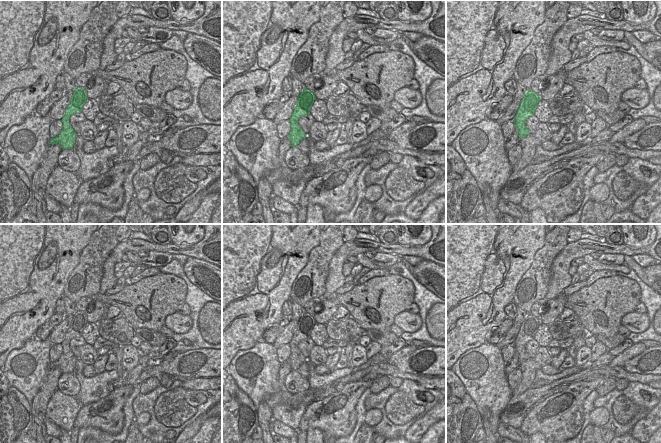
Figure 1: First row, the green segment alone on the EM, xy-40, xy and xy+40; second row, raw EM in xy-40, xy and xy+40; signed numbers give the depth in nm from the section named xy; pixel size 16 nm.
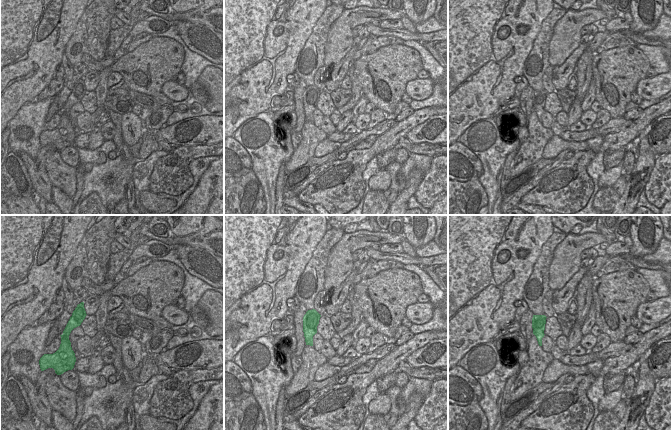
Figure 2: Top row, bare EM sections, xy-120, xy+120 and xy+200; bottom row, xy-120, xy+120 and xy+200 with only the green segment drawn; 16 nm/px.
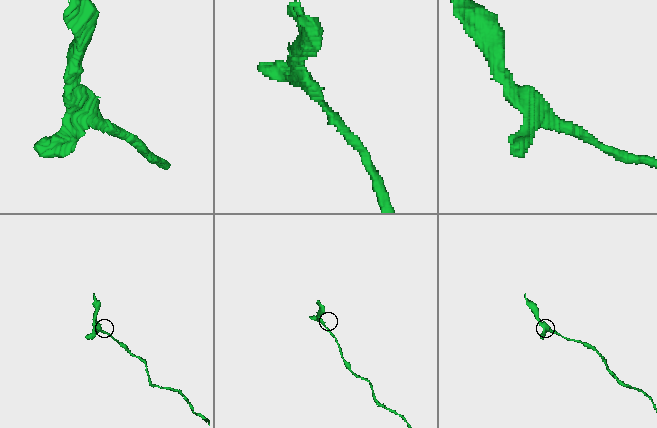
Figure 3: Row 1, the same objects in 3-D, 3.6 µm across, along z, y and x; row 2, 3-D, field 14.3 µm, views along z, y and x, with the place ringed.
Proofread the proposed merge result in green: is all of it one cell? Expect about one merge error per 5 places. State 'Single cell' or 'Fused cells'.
Single cell.

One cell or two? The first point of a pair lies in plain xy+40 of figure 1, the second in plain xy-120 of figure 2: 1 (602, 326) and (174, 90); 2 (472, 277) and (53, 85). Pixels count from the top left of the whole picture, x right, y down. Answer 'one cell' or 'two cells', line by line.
1: two cells
2: two cells

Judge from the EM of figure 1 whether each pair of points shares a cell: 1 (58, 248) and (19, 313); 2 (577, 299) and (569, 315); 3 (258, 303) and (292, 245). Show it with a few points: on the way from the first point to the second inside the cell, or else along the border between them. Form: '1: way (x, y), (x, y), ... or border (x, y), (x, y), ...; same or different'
1: way (42, 264), (41, 269), (19, 291), (19, 297); same
2: border (566, 306), (572, 310), (576, 317); different
3: way (267, 284), (267, 272), (272, 267), (273, 246); same

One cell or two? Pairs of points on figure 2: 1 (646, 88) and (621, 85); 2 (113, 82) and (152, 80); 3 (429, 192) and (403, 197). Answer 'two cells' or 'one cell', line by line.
1: two cells
2: two cells
3: two cells

